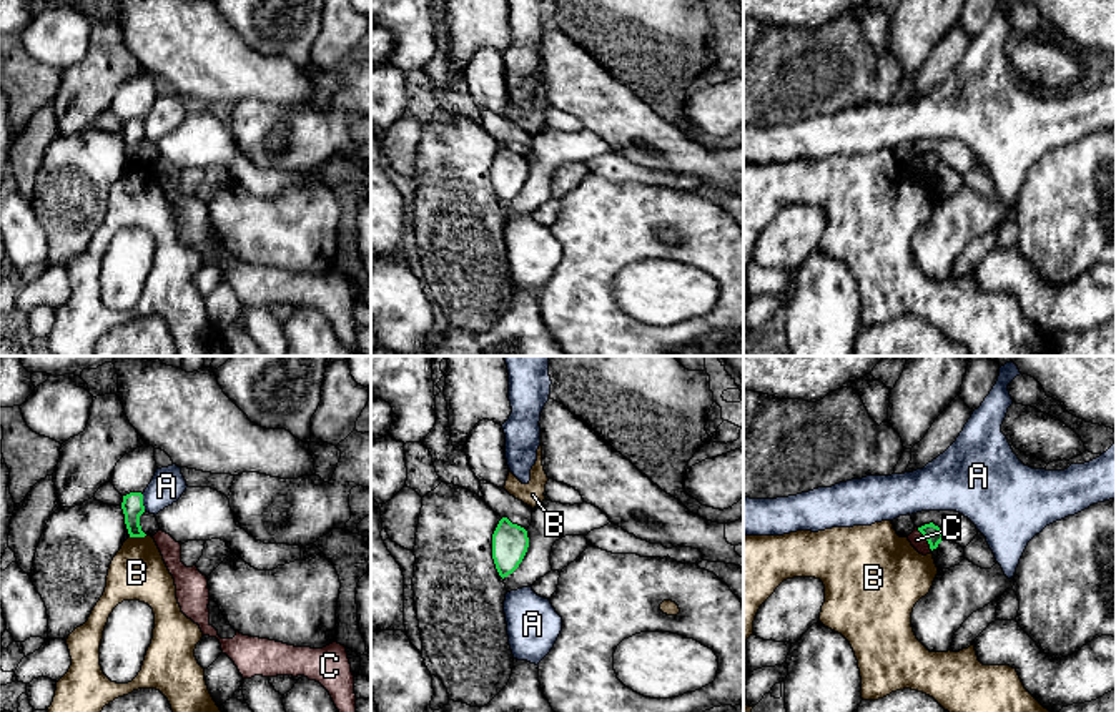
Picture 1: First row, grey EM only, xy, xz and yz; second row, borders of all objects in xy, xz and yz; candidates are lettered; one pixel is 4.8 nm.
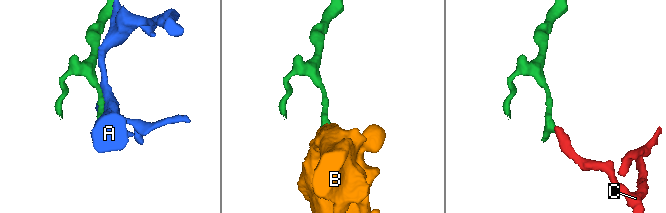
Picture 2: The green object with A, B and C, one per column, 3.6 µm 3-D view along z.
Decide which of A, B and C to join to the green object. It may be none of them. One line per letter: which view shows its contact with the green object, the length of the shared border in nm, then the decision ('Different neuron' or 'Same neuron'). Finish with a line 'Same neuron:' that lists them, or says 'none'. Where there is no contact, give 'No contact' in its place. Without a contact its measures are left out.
A: Touches green in xy. Shared border 80 nm. Different neuron
B: Touches green in xy. Shared border 80 nm. Different neuron
C: Touches green in yz. Shared border 130 nm. Different neuron
Same neuron: none

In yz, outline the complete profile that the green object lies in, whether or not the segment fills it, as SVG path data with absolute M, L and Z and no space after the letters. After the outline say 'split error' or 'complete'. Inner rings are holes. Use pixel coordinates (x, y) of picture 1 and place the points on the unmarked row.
M933 150L918 155L918 158L925 163L931 178L936 176L941 168L946 166L941 156L935 153Z; complete

